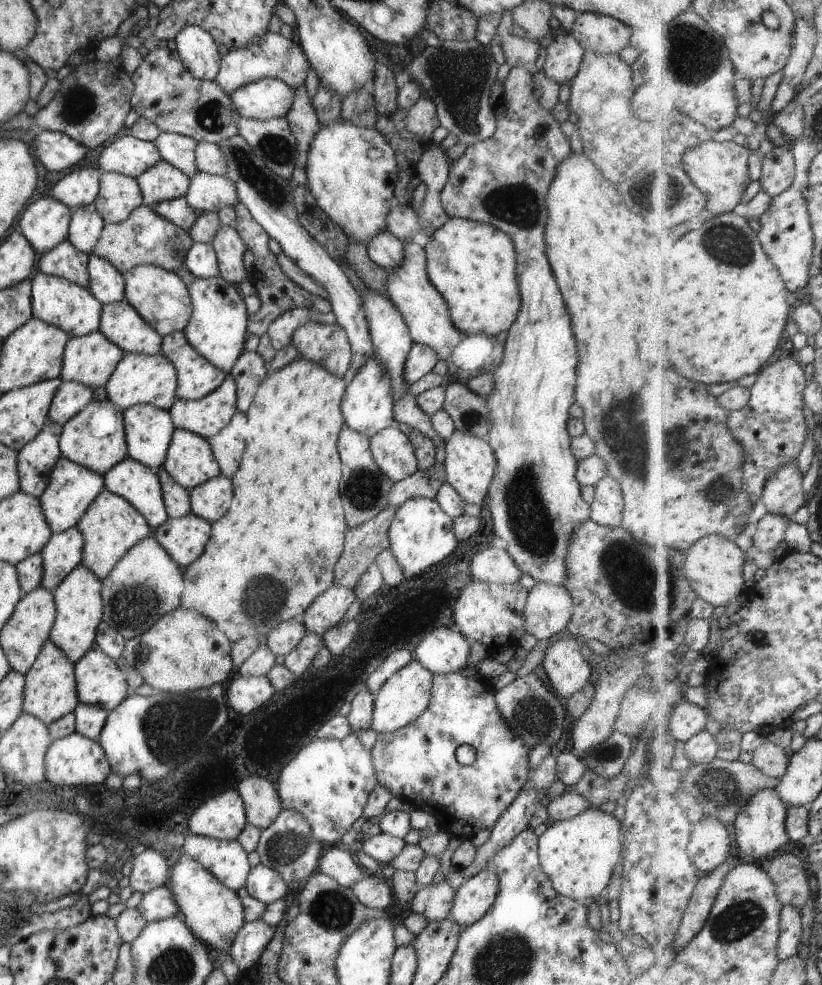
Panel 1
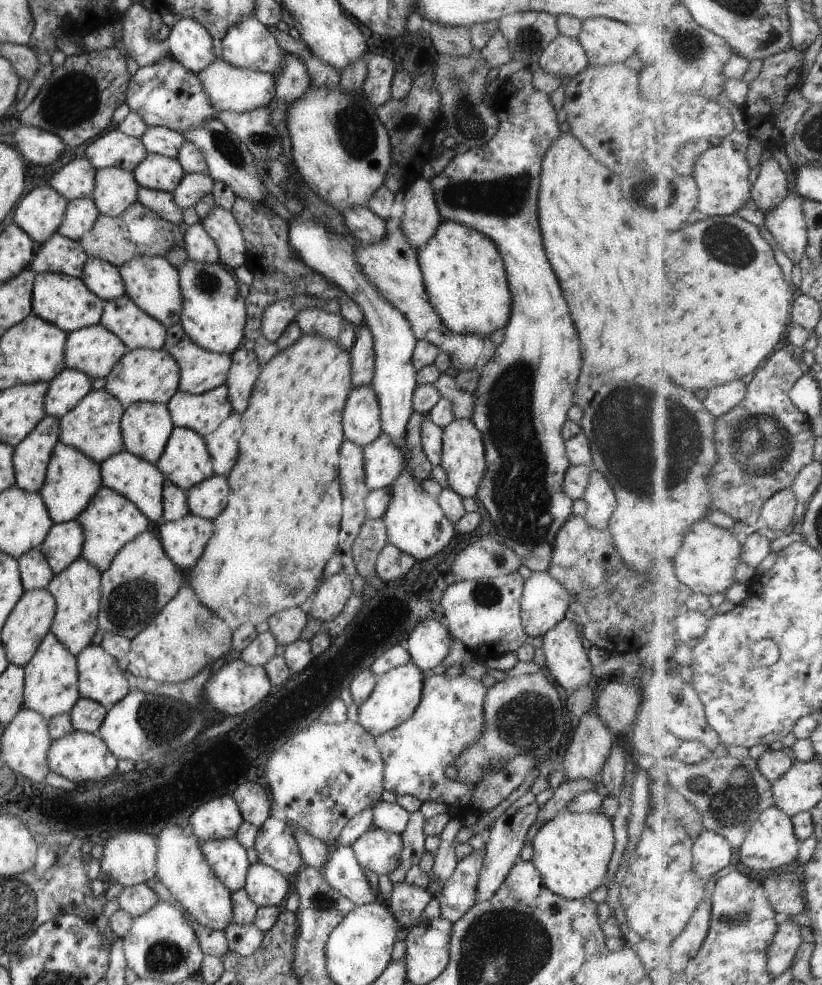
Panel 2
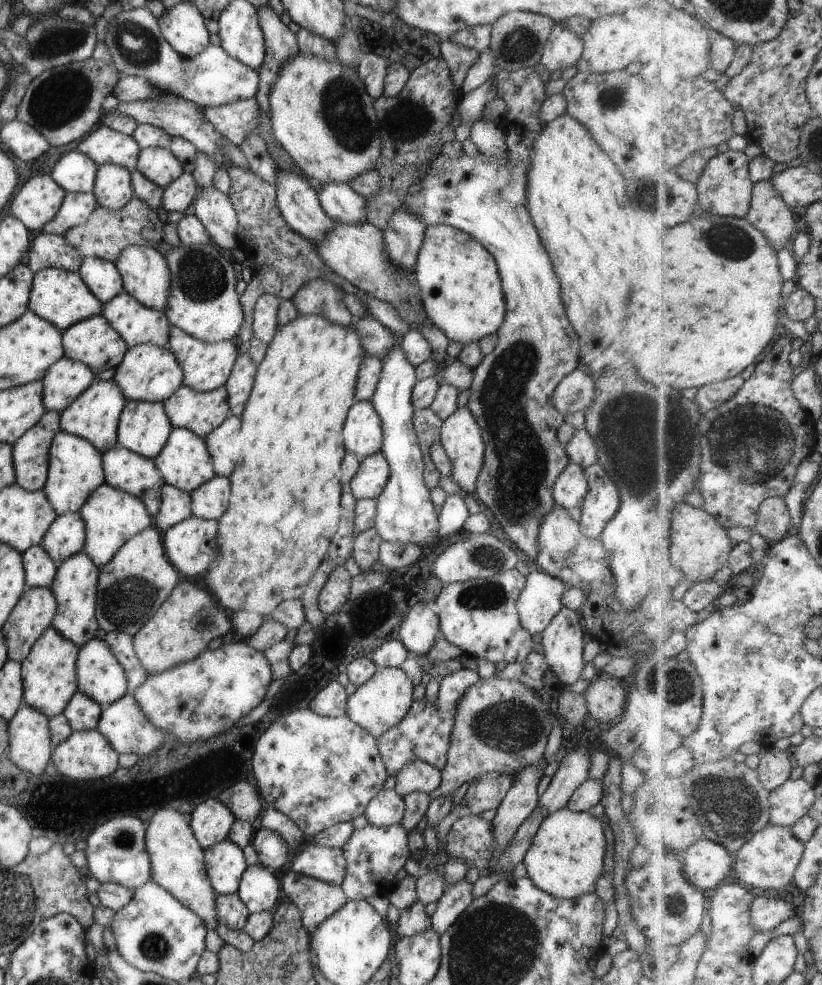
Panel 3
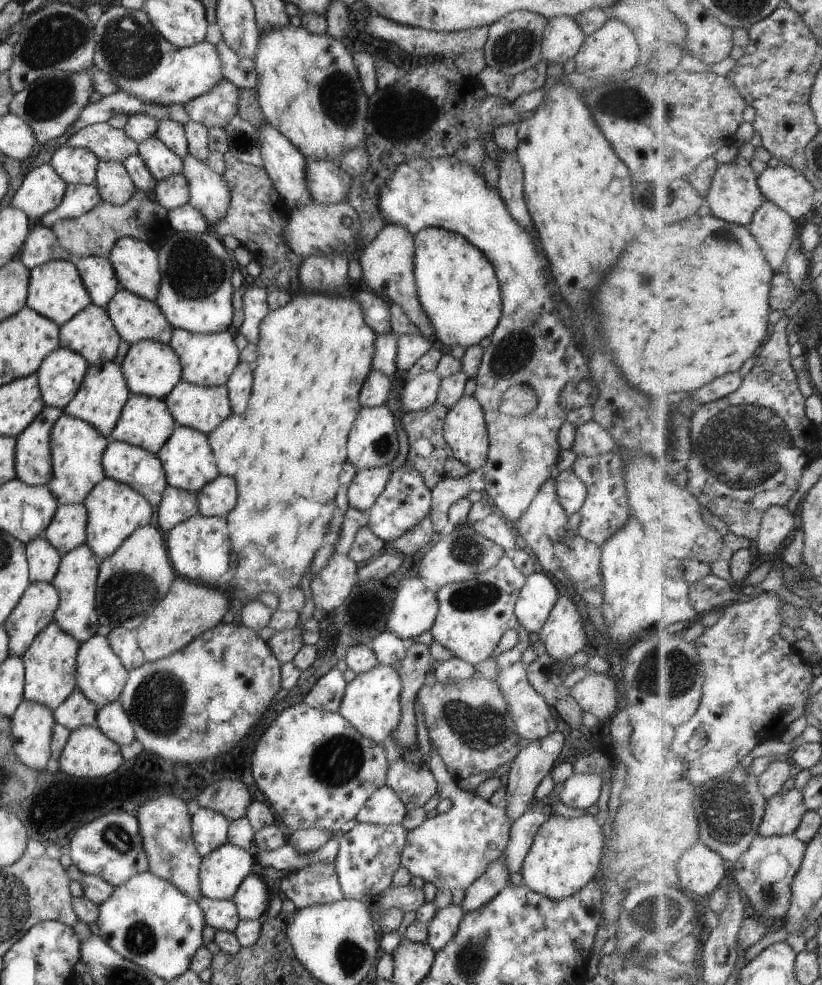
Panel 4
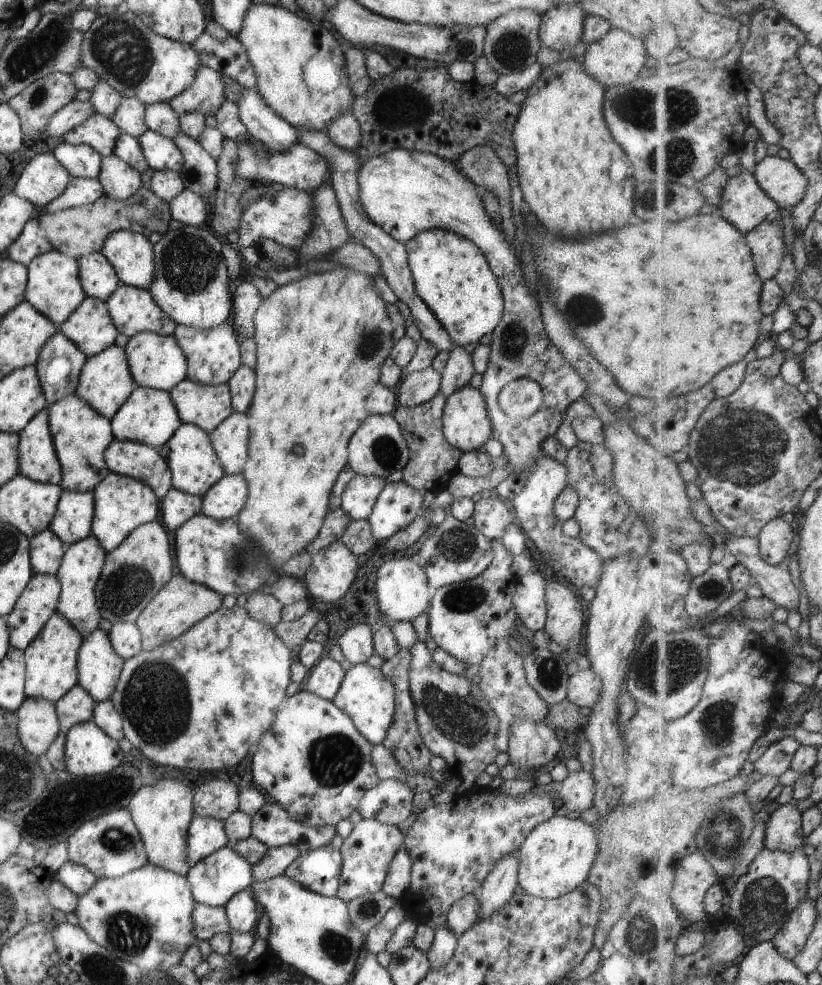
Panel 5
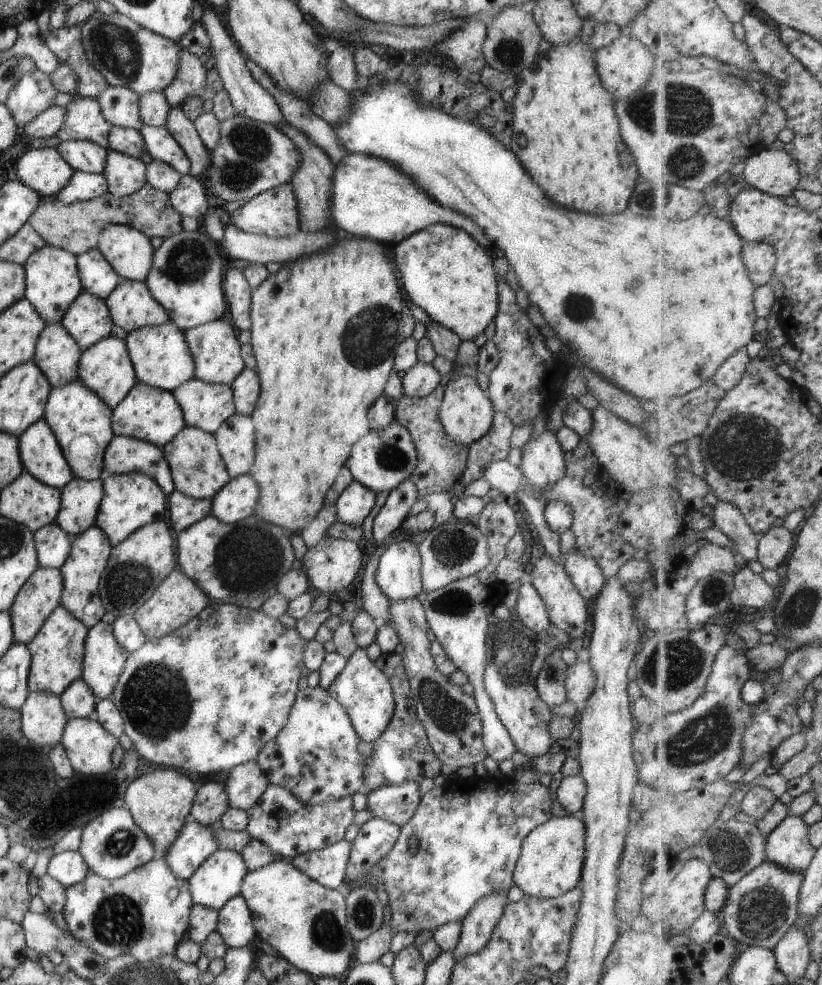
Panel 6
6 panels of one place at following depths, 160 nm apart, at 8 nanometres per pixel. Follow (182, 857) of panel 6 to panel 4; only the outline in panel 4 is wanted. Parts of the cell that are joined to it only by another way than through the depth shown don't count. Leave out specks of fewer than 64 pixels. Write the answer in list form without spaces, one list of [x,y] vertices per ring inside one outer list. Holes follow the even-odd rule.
[[[201,807],[190,816],[190,838],[195,846],[195,852],[201,858],[224,844],[229,822],[219,812]]]

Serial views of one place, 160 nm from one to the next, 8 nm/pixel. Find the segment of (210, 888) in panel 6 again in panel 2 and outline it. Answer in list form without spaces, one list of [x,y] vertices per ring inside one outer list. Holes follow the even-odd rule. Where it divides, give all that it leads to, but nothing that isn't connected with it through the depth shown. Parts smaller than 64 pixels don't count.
[[[235,838],[199,841],[199,850],[213,874],[232,893],[244,888],[249,862],[243,845]]]

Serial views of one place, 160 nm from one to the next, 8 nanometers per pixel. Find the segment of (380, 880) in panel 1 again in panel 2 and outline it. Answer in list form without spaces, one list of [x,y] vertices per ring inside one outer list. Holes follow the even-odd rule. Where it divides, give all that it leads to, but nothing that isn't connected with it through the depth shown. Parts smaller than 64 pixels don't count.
[[[350,845],[332,848],[323,868],[317,870],[331,888],[338,890],[354,905],[379,902],[378,891],[371,889]]]

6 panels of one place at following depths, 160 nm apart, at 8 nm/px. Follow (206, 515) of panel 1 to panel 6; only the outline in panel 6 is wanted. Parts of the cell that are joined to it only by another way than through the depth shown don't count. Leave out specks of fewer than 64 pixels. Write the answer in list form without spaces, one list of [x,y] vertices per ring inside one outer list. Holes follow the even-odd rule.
[[[235,476],[221,486],[211,499],[211,512],[221,523],[233,524],[253,515],[251,508],[255,504],[257,484],[251,476]]]

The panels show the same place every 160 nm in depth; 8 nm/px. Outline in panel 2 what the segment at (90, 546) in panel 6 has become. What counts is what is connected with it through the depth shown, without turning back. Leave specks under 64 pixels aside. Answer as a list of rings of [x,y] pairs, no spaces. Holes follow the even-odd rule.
[[[83,557],[75,559],[61,572],[54,574],[47,583],[46,589],[51,593],[55,601],[55,614],[53,615],[49,631],[72,654],[77,656],[90,642],[95,632],[99,631],[97,613],[100,603],[100,572],[89,564]]]

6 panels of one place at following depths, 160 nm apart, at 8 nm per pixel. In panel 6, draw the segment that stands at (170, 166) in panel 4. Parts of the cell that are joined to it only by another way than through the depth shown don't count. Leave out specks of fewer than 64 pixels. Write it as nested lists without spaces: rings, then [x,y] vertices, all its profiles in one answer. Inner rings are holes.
[[[143,125],[138,131],[145,148],[155,160],[169,164],[179,175],[189,173],[191,164],[179,142],[163,127]]]

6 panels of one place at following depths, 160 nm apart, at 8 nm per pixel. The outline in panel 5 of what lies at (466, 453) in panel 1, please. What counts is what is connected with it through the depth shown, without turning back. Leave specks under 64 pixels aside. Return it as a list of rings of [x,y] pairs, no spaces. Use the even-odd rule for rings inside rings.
[[[467,384],[450,394],[442,408],[442,433],[447,442],[462,453],[483,449],[483,444],[490,438],[491,423],[486,413],[483,395],[479,389]]]

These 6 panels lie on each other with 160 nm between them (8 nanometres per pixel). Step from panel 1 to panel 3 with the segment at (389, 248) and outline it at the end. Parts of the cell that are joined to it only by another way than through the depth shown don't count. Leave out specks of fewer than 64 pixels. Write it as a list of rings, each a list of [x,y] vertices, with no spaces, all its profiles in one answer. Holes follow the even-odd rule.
[[[325,183],[317,192],[321,208],[333,222],[356,225],[366,221],[366,200],[348,184]]]

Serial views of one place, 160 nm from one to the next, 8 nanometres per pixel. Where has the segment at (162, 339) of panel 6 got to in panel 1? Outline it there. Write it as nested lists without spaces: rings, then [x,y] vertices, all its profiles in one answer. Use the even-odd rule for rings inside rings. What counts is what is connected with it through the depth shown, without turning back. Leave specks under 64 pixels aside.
[[[125,353],[105,382],[106,398],[123,411],[135,404],[145,404],[165,411],[175,403],[175,368],[162,355],[146,356],[140,353]]]

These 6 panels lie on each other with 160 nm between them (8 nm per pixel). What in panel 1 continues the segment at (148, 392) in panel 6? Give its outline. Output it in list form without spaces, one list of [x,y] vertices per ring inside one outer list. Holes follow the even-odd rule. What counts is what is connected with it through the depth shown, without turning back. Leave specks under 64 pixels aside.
[[[135,404],[122,411],[128,458],[153,470],[162,467],[174,430],[167,411]]]

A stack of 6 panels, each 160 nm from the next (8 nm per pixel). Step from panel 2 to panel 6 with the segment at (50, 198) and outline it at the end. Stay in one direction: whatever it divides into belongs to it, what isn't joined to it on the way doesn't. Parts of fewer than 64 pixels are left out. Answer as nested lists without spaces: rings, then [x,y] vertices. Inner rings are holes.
[[[38,148],[25,152],[17,160],[15,174],[20,182],[35,190],[39,197],[50,198],[67,185],[74,171],[56,148]]]

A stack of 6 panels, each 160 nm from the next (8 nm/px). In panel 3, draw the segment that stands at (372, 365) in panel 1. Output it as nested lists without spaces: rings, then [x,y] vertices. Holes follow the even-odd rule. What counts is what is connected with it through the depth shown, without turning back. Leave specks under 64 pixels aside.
[[[370,400],[354,401],[343,422],[345,450],[361,458],[380,450],[382,424]]]

